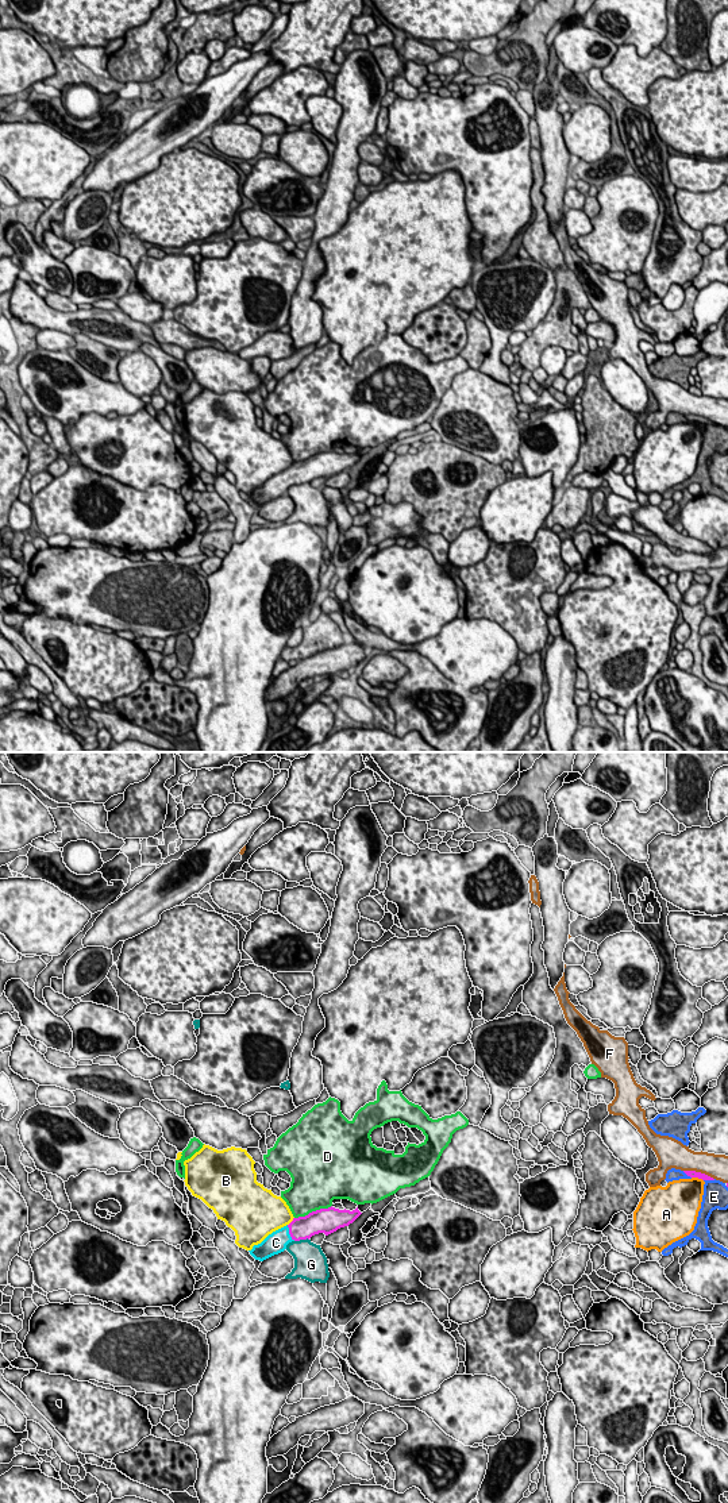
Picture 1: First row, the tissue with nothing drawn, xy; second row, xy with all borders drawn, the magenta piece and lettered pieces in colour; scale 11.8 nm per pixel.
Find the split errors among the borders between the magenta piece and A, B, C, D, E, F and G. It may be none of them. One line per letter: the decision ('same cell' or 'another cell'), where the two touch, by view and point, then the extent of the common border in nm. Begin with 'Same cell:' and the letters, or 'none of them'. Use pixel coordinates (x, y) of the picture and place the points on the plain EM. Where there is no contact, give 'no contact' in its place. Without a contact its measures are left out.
Same cell: C
A: another cell | xy (697, 420) | 150 nm
B: another cell | xy (292, 465) | 130 nm
C: same cell | xy (289, 477) | 220 nm
D: another cell | xy (312, 455) | 480 nm
E: another cell | xy (709, 423) | 140 nm
F: another cell | xy (698, 416) | 380 nm
G: another cell | xy (301, 482) | 180 nm

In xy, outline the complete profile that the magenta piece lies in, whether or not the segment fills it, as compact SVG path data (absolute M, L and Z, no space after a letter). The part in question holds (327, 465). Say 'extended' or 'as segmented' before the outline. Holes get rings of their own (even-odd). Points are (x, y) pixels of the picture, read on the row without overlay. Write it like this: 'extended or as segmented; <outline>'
extended; M331 450L328 452L312 455L305 460L293 462L289 469L269 478L261 487L254 489L249 496L255 504L263 505L284 496L286 489L292 485L309 483L319 477L328 479L340 471L348 470L361 458L358 451L350 455Z

